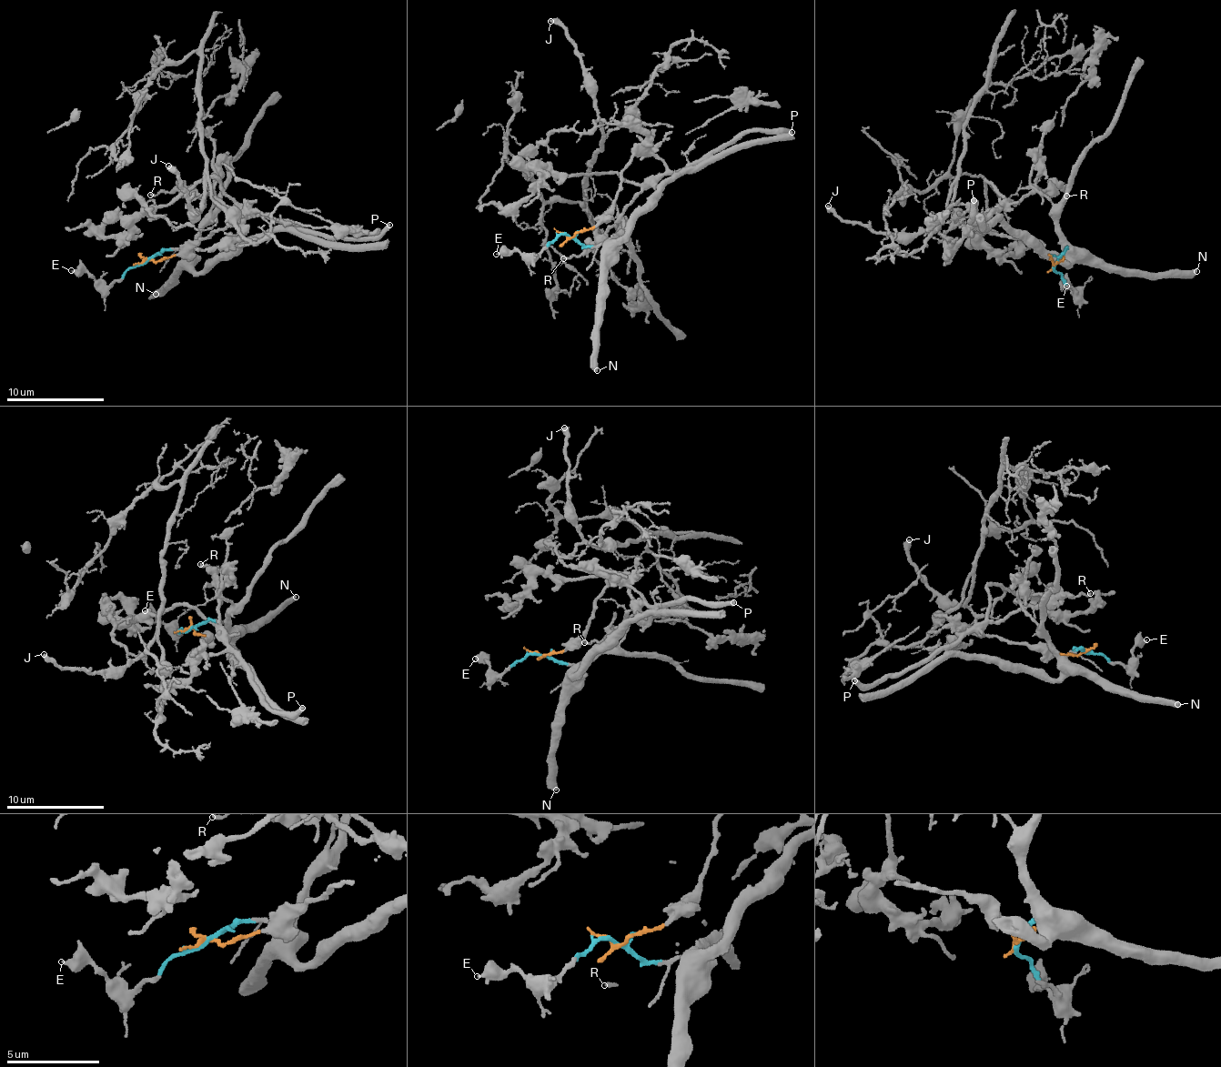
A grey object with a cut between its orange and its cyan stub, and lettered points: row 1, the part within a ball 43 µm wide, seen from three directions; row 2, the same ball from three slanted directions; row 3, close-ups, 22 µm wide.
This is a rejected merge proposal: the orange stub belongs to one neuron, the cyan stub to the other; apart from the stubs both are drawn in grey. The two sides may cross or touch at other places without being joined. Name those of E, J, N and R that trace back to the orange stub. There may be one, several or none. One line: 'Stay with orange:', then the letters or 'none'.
Stay with orange: J, R

